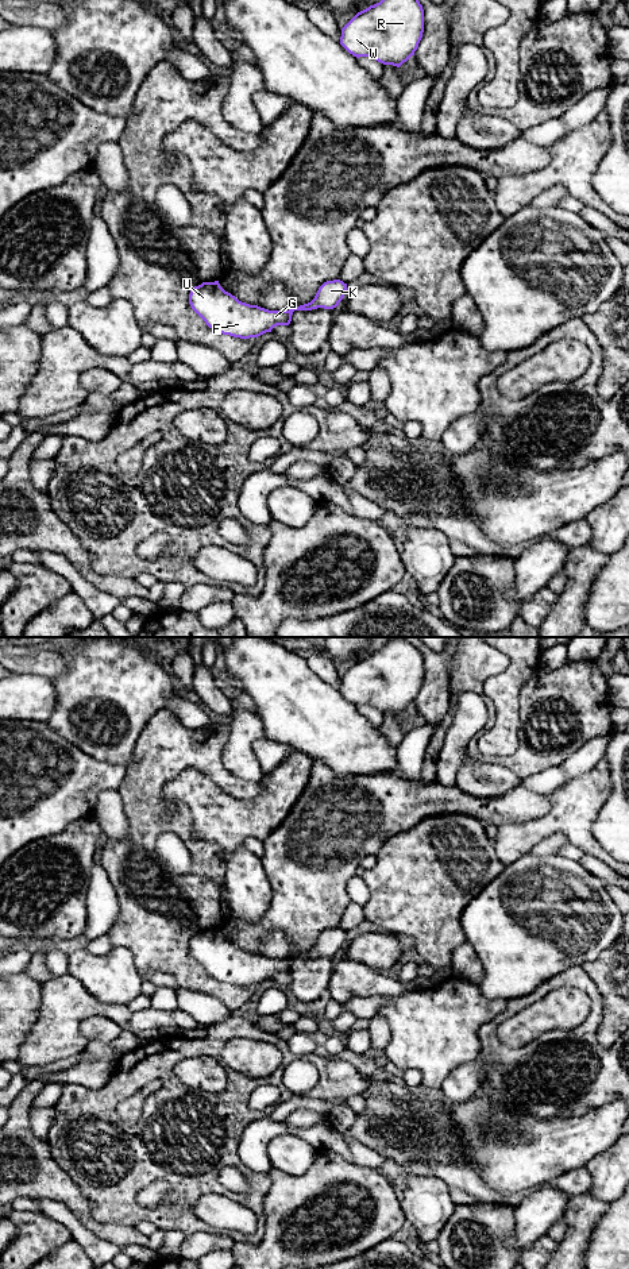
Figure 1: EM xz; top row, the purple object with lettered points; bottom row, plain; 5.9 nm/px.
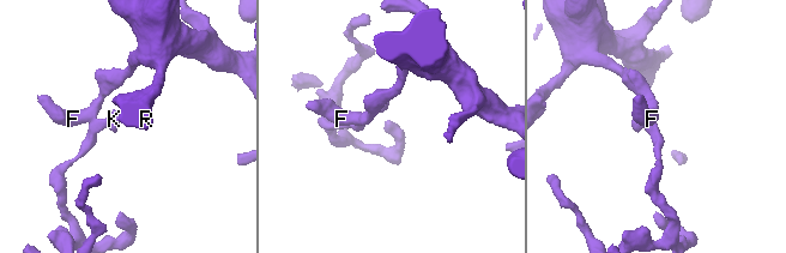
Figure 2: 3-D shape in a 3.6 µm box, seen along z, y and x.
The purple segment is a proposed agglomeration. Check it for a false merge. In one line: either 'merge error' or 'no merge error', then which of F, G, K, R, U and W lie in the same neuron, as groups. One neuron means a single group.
merge error | F G R U W / K

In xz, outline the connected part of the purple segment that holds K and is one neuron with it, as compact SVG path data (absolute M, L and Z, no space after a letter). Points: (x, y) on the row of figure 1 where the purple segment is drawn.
M327 281L319 288L314 298L310 302L300 305L296 309L289 309L288 313L292 319L294 310L312 310L317 308L333 309L343 300L346 290L347 284L344 284L343 281Z

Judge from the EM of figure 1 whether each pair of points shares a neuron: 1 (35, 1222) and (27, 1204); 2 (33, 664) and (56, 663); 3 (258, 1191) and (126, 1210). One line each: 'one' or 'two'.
1: two
2: one
3: one

